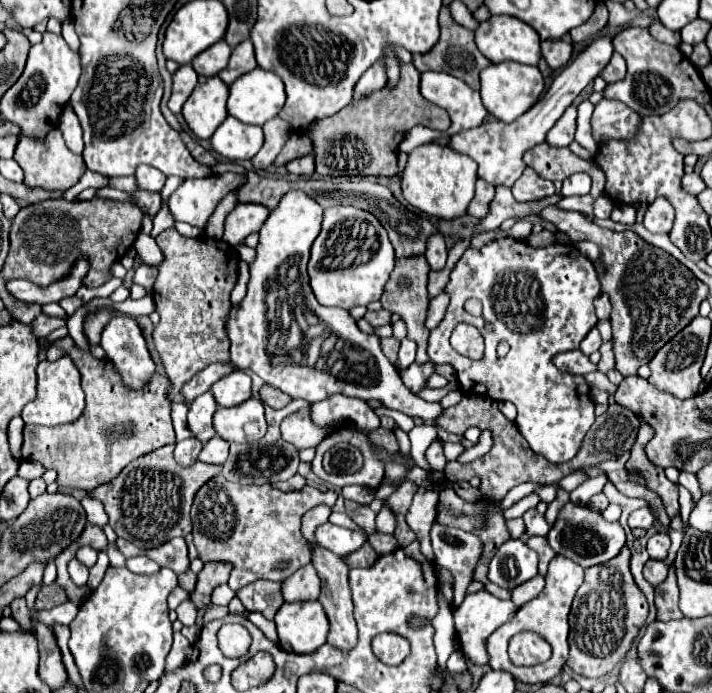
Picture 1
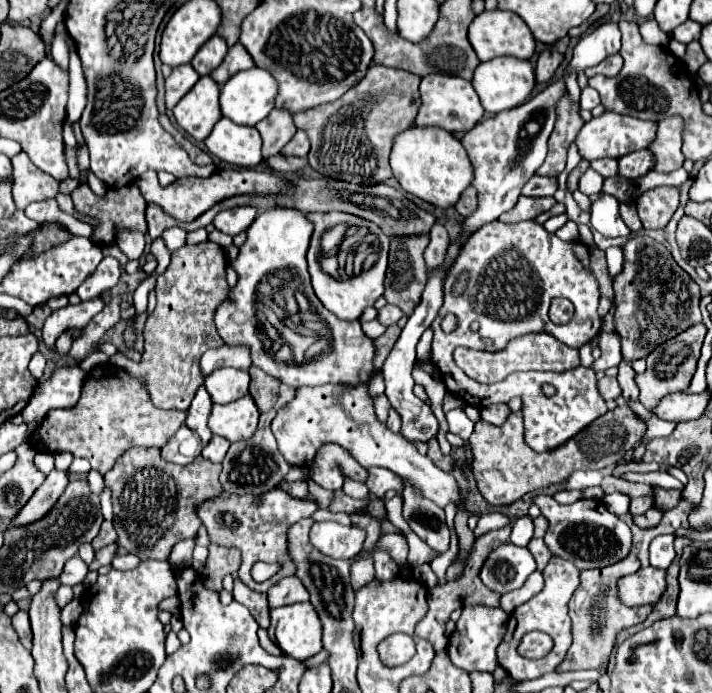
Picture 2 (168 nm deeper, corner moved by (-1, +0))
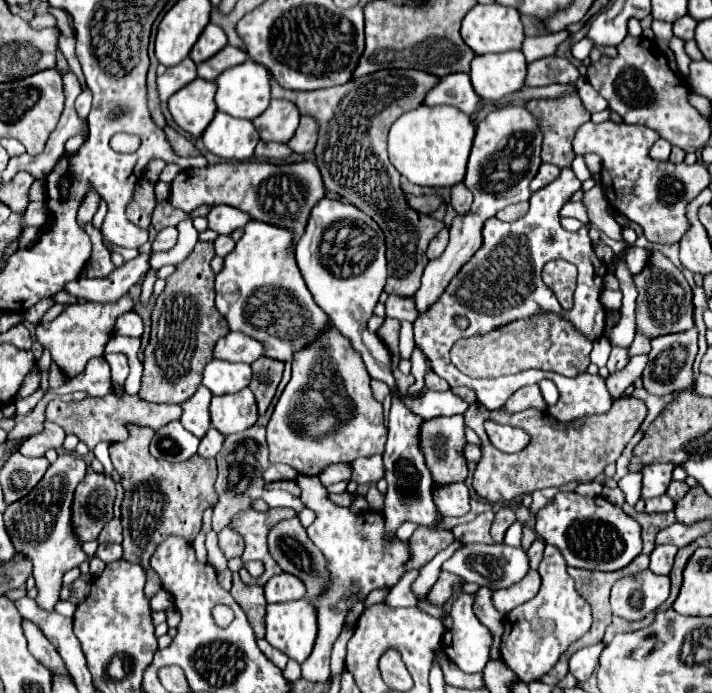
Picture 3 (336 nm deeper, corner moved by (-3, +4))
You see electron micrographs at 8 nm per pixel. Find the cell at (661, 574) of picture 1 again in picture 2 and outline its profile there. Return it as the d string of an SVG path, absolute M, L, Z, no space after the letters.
M646 567L636 571L630 577L624 577L618 583L618 595L624 601L624 605L644 605L644 603L656 603L660 595L666 589L666 569L654 569Z

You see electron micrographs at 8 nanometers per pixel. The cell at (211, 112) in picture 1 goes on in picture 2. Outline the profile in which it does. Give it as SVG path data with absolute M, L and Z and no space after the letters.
M200 77L198 83L190 89L190 93L186 97L182 97L180 103L174 107L176 123L196 141L204 141L210 135L212 127L222 119L218 97L220 97L220 87L216 85L216 81L212 77Z

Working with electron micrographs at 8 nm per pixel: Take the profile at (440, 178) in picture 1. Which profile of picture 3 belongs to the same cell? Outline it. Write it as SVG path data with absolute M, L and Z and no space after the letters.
M420 105L400 115L388 135L388 155L392 165L410 183L422 187L452 187L462 183L466 175L466 161L474 139L472 119L452 105Z

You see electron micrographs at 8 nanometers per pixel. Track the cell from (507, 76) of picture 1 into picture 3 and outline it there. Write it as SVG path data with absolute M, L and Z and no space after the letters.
M522 51L478 55L470 71L474 91L484 99L502 99L520 89L526 79L526 59Z

